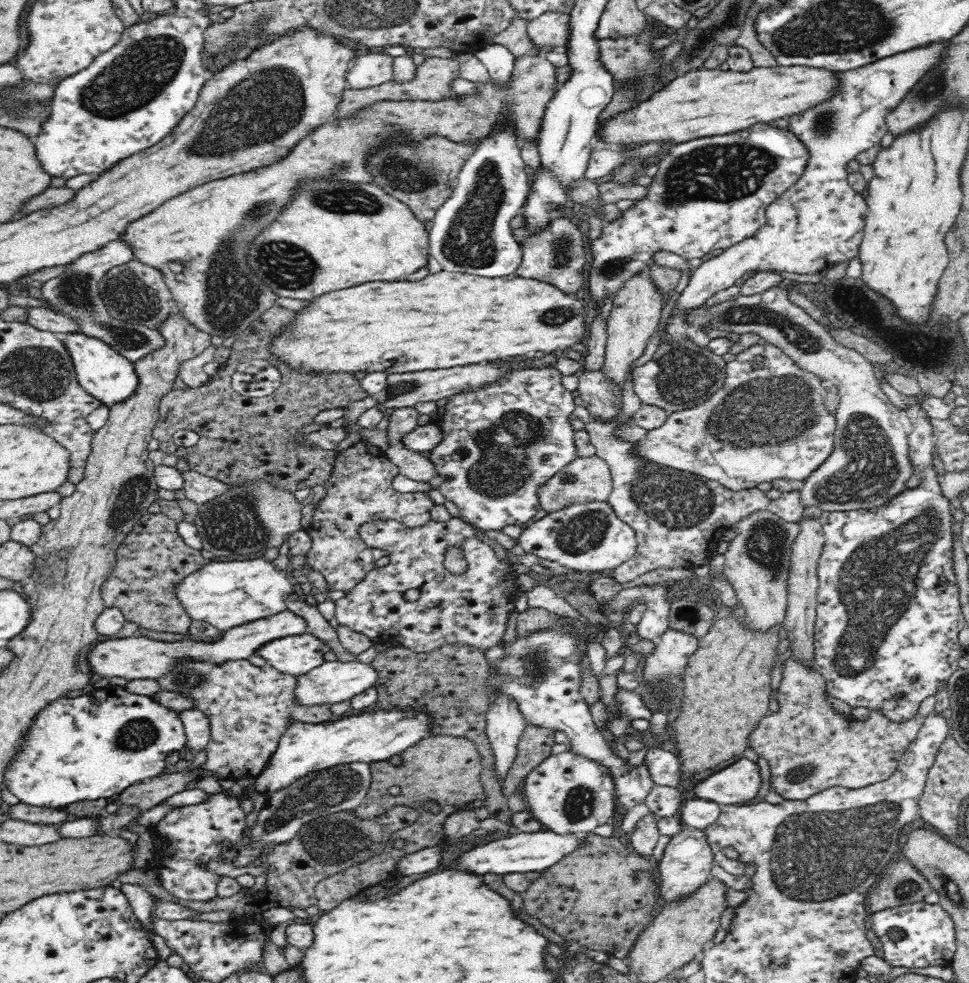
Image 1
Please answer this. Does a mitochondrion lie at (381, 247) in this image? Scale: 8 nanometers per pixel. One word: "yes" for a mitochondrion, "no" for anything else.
no

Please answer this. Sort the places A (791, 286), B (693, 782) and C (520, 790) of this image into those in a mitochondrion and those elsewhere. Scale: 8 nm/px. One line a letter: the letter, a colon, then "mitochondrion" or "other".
A: other
B: other
C: other

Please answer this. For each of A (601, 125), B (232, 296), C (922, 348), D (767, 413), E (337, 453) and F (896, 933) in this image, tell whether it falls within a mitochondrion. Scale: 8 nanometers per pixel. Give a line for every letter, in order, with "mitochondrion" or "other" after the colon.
A: other
B: mitochondrion
C: mitochondrion
D: mitochondrion
E: other
F: mitochondrion

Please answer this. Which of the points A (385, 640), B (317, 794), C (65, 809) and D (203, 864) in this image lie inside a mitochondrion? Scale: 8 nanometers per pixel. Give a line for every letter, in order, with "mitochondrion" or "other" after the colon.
A: other
B: mitochondrion
C: other
D: other

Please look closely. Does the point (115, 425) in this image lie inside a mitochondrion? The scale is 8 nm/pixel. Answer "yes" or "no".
no

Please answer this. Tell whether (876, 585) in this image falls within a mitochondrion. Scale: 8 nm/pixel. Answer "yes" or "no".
yes

